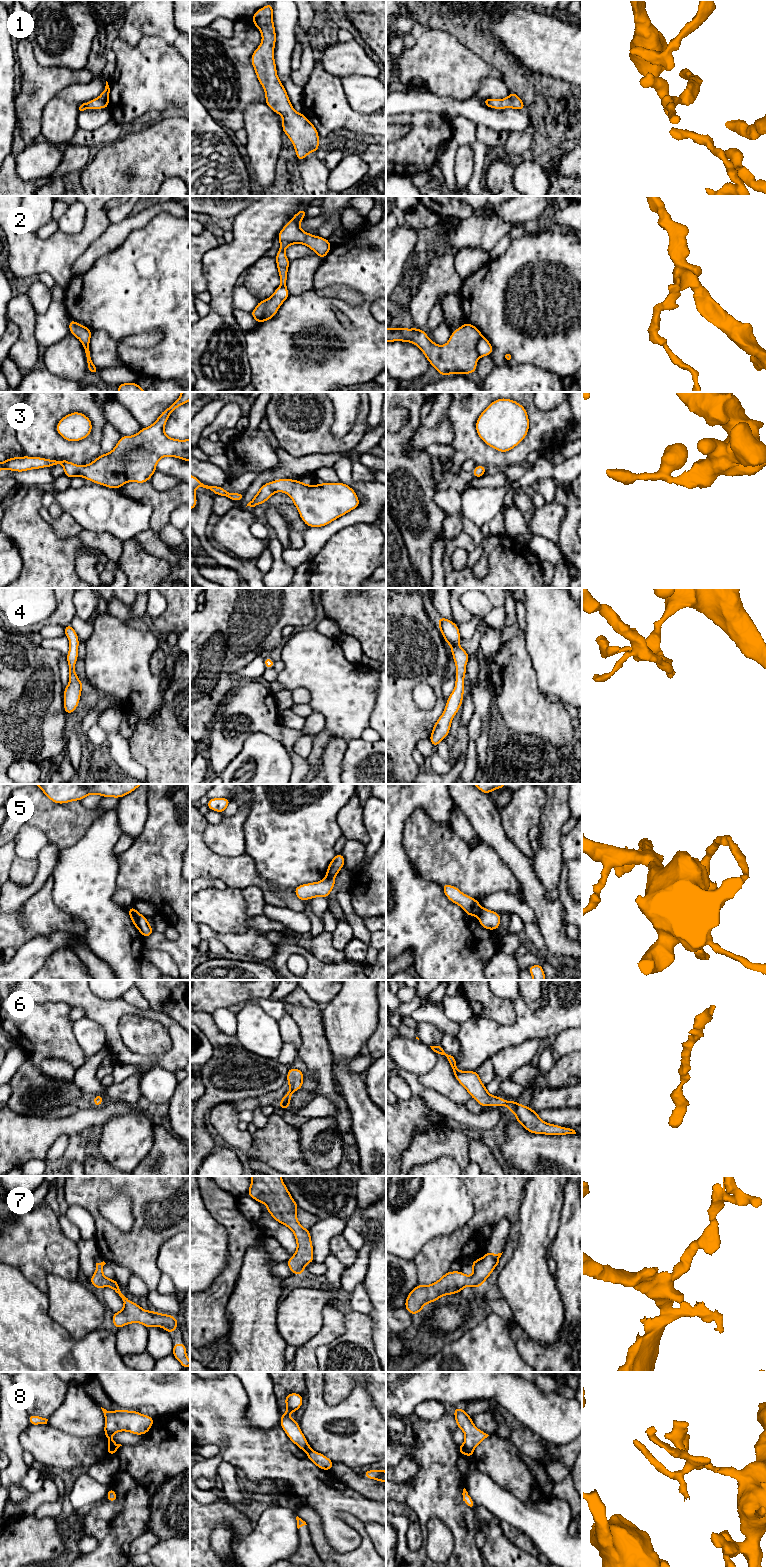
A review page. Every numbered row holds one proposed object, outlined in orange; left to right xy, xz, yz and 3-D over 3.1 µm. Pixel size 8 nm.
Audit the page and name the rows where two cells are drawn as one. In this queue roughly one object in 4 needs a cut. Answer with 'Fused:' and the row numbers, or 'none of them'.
Fused: 2, 5, 8

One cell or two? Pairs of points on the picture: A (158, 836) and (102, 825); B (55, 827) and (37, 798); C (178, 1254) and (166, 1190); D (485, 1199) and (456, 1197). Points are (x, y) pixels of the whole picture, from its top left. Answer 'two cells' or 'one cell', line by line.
A: two cells
B: one cell
C: two cells
D: two cells

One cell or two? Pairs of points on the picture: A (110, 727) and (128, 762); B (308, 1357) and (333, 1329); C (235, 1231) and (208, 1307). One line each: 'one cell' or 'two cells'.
A: one cell
B: one cell
C: one cell

